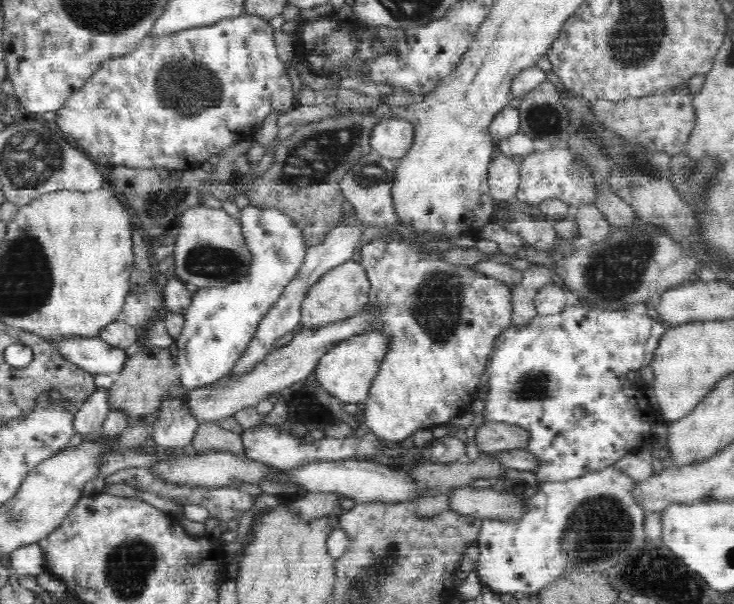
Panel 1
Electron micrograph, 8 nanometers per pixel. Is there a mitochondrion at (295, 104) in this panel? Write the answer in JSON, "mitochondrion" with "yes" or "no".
{"mitochondrion":"no"}

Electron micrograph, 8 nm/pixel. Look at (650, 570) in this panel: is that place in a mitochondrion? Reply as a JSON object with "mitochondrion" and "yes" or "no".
{"mitochondrion":"yes"}

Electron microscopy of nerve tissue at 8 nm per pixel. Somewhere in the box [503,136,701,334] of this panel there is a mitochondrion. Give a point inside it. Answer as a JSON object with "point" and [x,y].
{"point":[613,270]}

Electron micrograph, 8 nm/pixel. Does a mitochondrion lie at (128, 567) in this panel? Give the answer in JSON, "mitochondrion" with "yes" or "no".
{"mitochondrion":"yes"}

